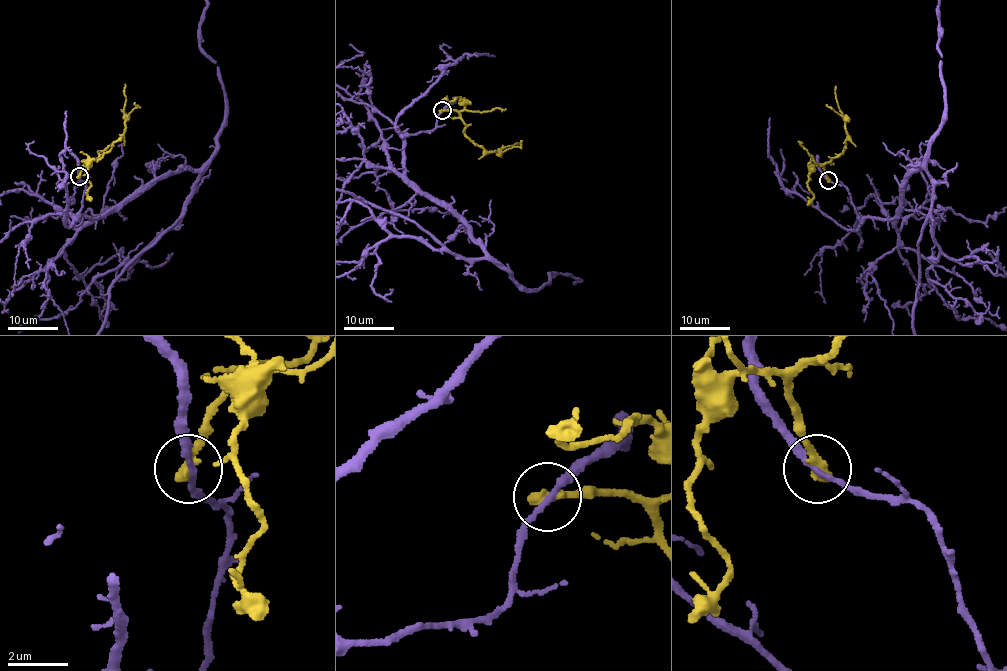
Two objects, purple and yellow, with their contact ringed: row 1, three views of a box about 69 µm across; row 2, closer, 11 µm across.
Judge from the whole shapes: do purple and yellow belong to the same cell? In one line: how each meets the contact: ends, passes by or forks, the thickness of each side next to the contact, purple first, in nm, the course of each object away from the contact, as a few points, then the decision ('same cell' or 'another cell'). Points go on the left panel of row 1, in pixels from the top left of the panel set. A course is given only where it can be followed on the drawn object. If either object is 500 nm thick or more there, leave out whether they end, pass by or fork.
purple passes by | yellow ends | 200/400 nm | purple via (79, 176), (78, 215), (100, 217), (165, 176), (198, 178), (185, 214), (110, 285) | yellow via (79, 176), (81, 167), (98, 158), (99, 151), (123, 133), (125, 84) | another cell

